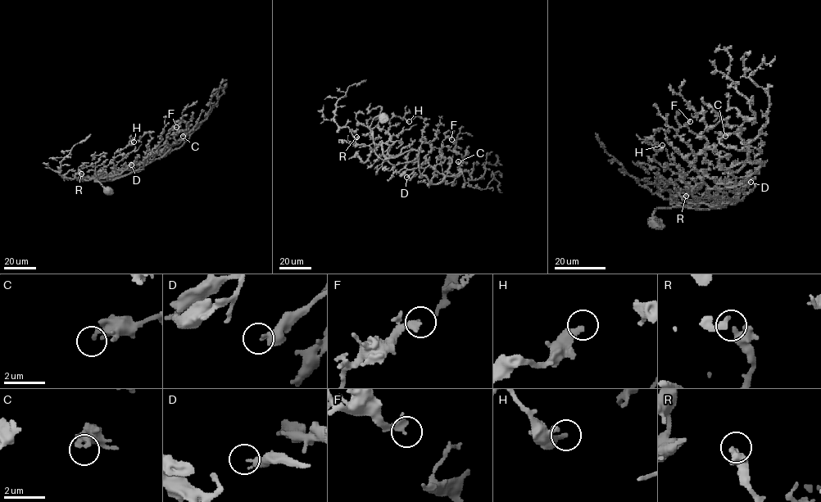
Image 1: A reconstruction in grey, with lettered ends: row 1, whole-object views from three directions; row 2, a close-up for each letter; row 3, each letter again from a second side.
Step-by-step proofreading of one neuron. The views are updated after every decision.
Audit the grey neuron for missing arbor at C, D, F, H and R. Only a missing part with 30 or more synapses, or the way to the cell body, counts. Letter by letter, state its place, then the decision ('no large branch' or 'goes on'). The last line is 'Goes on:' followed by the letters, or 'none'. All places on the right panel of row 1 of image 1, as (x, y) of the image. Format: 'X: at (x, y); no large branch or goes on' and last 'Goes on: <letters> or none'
C: at (725, 136); no large branch
D: at (750, 182); no large branch
F: at (690, 121); no large branch
H: at (662, 145); no large branch
R: at (686, 196); no large branch
Goes on: none

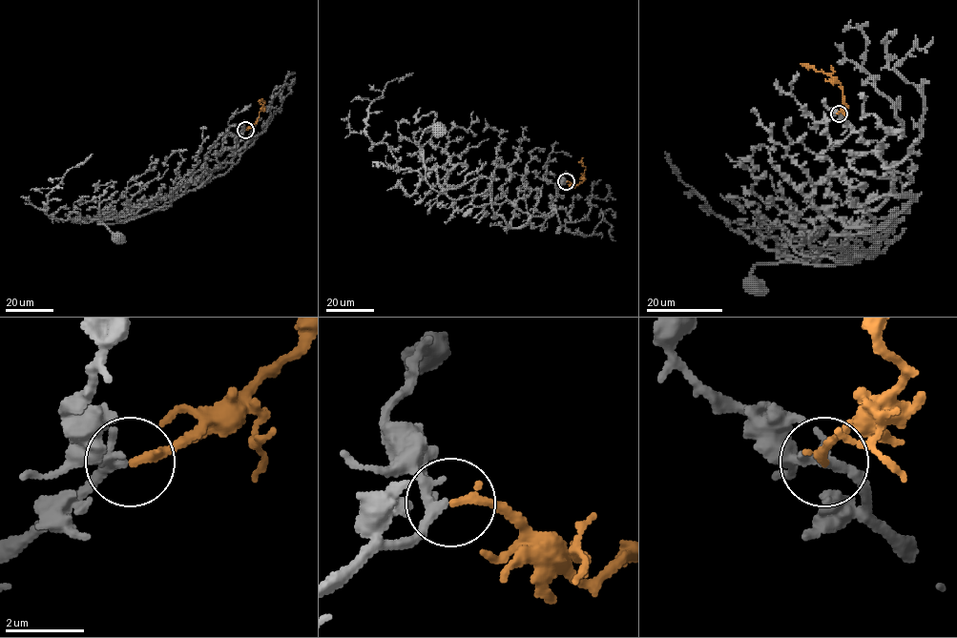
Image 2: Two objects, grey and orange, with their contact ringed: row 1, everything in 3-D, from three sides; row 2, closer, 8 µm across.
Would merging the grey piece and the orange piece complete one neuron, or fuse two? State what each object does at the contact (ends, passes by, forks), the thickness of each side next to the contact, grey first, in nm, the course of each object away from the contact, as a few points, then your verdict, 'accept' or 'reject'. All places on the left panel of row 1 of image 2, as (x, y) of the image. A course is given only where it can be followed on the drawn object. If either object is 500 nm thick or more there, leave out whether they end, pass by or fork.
grey passes by | orange ends | 240/220 nm | grey via (245, 130), (229, 148), (236, 163), (223, 174), (185, 191), (170, 205), (124, 222), (98, 223), (117, 236) | orange via (245, 130), (256, 123), (264, 103), (262, 99) | accept

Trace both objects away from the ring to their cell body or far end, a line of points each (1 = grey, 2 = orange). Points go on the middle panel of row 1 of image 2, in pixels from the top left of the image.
1: (566, 181), (551, 216), (492, 203), (486, 177), (436, 191), (419, 141), (438, 126)
2: (566, 181), (575, 186), (583, 180), (583, 158)

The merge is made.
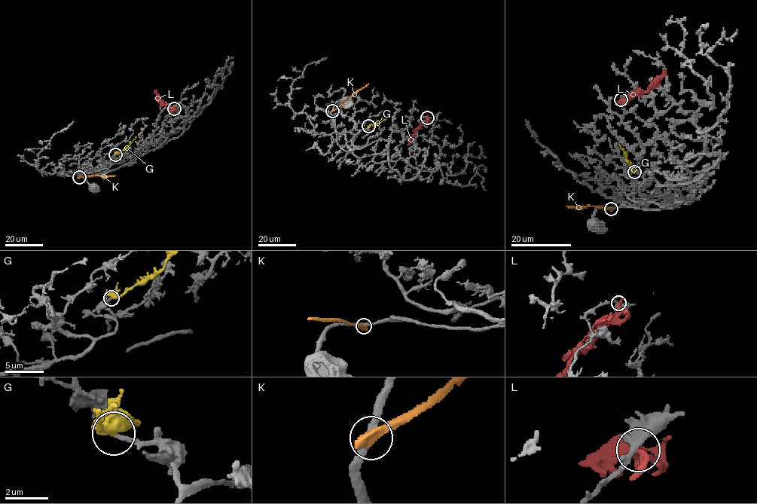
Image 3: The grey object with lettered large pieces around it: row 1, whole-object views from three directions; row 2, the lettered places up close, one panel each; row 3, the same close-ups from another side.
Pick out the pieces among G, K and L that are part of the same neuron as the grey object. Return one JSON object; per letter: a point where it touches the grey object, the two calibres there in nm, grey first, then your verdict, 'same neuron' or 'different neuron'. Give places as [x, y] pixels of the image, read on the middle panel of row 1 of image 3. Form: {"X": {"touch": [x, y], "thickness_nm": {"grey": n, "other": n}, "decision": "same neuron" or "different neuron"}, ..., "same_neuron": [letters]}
{"G": {"touch": [368, 126], "thickness_nm": {"grey": 220, "other": 380}, "decision": "same neuron"}, "K": {"touch": [332, 111], "thickness_nm": {"grey": 340, "other": 550}, "decision": "different neuron"}, "L": {"touch": [427, 117], "thickness_nm": {"grey": 360, "other": 200}, "decision": "different neuron"}, "same_neuron": ["G"]}

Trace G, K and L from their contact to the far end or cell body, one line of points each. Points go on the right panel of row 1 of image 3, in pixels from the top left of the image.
G: (635, 172), (618, 145)
K: (610, 209), (567, 206)
L: (621, 99), (626, 99), (646, 92), (666, 70)

